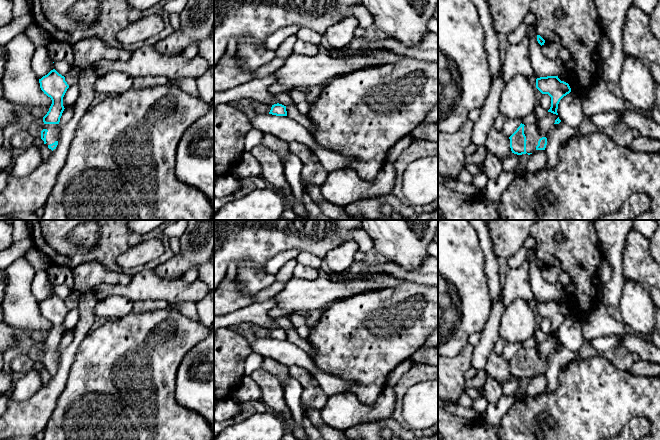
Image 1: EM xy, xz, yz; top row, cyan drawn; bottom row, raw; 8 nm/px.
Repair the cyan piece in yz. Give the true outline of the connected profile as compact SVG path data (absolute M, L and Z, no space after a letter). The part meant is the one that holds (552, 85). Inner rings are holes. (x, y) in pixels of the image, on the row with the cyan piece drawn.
M547 76L536 79L536 88L542 94L551 97L551 107L548 112L558 115L557 109L560 100L571 92L568 83L561 81L558 76Z

